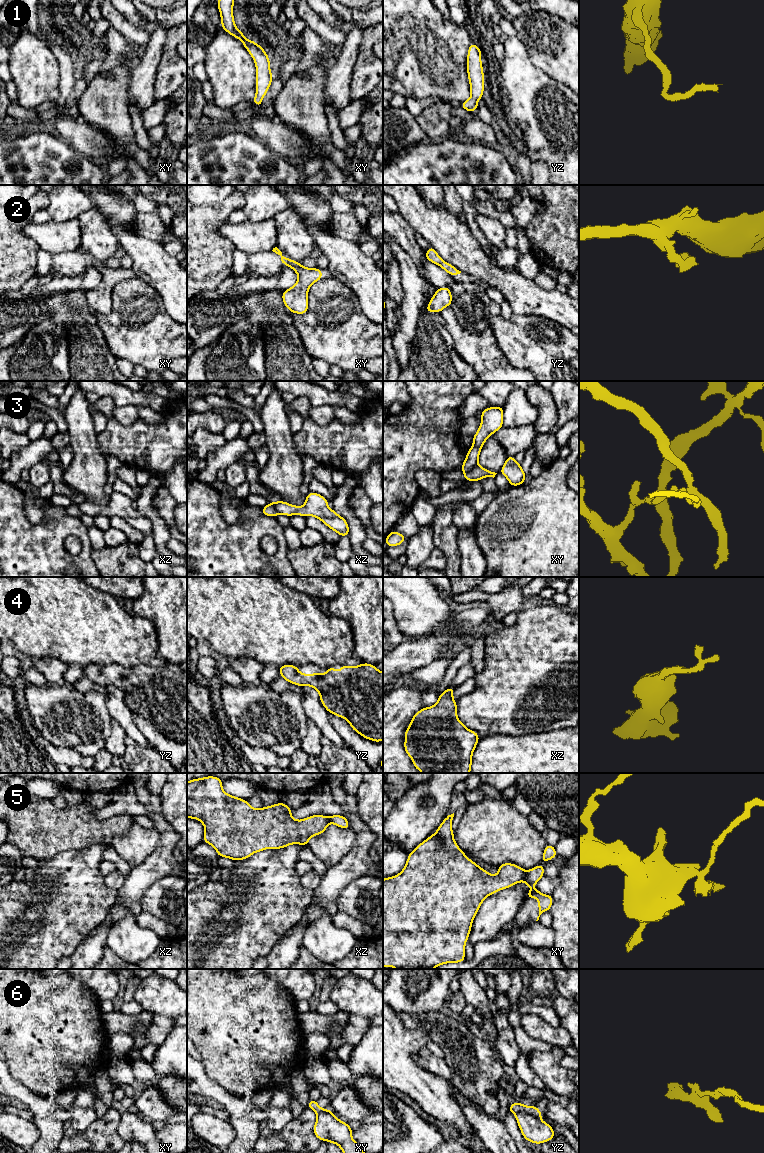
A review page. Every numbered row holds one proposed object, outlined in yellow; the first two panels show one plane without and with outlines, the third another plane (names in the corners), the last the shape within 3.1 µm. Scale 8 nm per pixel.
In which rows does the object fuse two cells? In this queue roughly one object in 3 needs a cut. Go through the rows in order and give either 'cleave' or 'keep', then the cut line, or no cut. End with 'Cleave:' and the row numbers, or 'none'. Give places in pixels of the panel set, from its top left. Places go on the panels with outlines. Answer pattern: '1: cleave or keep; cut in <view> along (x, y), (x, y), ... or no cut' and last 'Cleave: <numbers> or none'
1: keep; no cut
2: keep; no cut
3: cleave; cut in xy along (477, 464), (464, 474)
4: keep; no cut
5: cleave; cut in xy along (526, 871), (523, 879)
6: cleave; cut in yz along (515, 1113), (526, 1111), (538, 1118)
Cleave: 3, 5, 6

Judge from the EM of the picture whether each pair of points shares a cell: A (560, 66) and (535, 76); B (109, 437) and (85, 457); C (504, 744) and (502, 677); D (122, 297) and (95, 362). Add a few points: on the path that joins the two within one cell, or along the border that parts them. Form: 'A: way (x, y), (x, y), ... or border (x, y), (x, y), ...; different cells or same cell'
A: border (528, 55), (528, 58), (534, 65), (564, 85); different cells
B: border (96, 434), (98, 449), (103, 456); different cells
C: border (527, 733), (519, 735), (494, 734), (481, 738); different cells
D: border (96, 316), (105, 342), (116, 357); different cells

